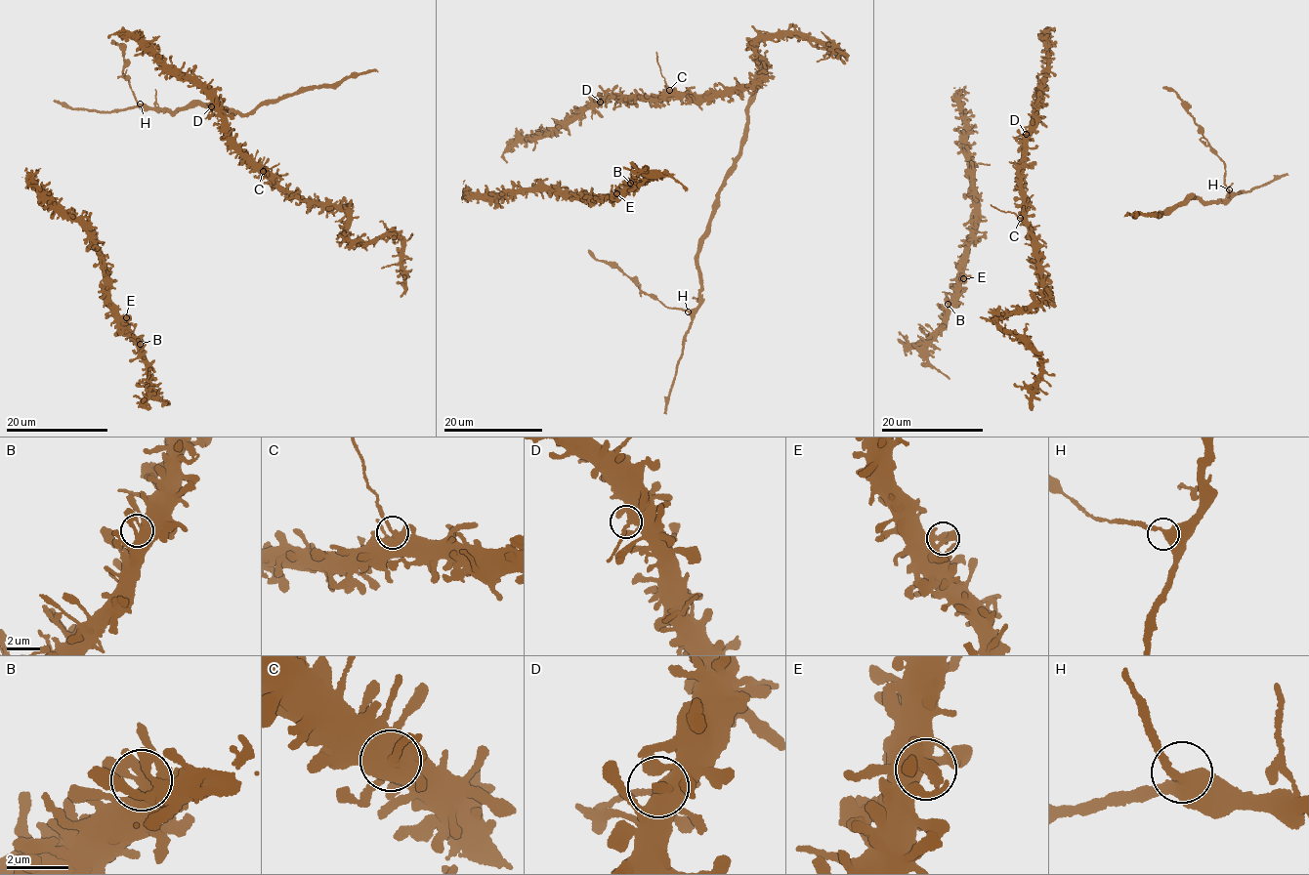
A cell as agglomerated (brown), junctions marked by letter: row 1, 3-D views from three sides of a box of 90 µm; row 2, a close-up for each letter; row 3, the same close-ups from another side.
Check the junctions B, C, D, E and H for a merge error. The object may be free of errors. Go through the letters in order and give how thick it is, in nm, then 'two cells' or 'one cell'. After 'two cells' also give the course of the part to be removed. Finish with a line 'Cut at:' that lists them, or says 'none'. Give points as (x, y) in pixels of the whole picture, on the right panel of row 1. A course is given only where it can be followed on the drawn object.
B: 400 nm thick; one cell
C: 380 nm thick; two cells; foreign part runs (1020, 218), (991, 204)
D: 440 nm thick; one cell
E: 360 nm thick; one cell
H: 440 nm thick; one cell
Cut at: C

